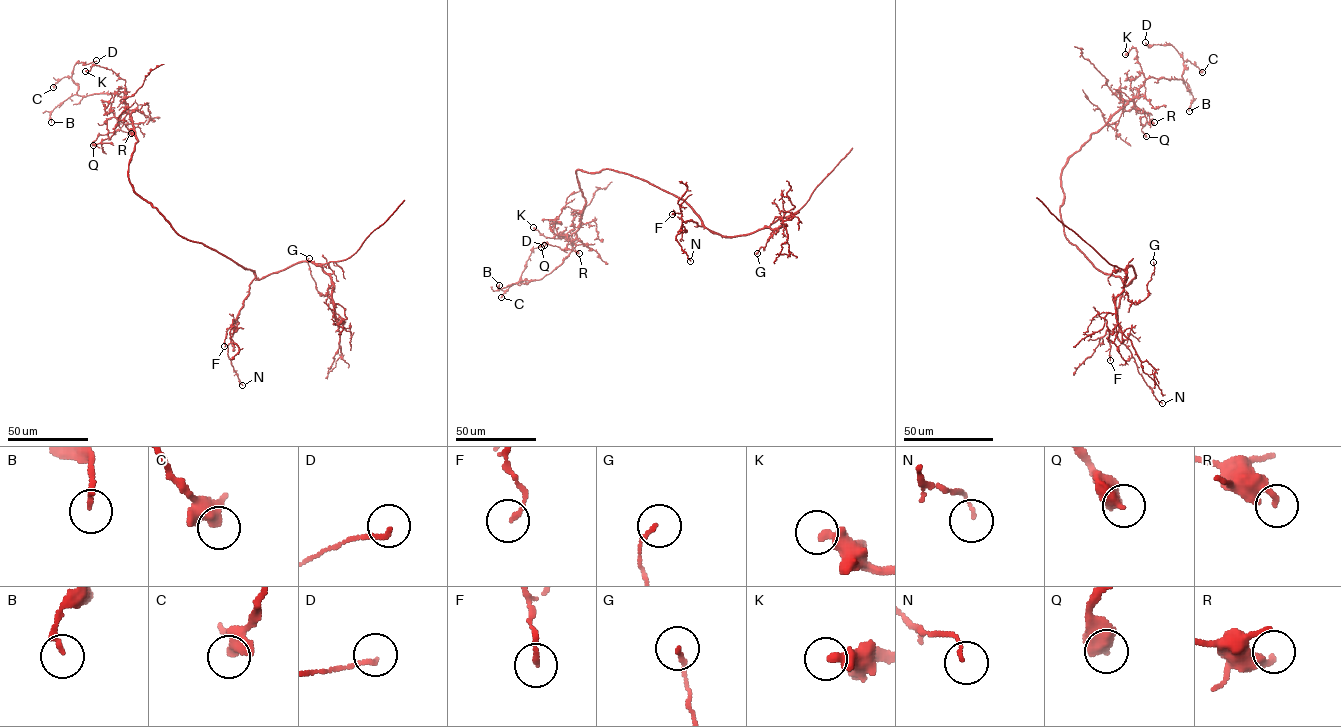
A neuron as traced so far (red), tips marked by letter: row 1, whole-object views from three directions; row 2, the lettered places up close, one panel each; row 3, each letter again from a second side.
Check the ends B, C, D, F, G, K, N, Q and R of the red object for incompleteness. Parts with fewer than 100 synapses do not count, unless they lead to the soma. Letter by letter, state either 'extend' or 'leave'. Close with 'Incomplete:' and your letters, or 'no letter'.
B: leave
C: leave
D: leave
F: leave
G: leave
K: leave
N: leave
Q: leave
R: leave
Incomplete: no letter

